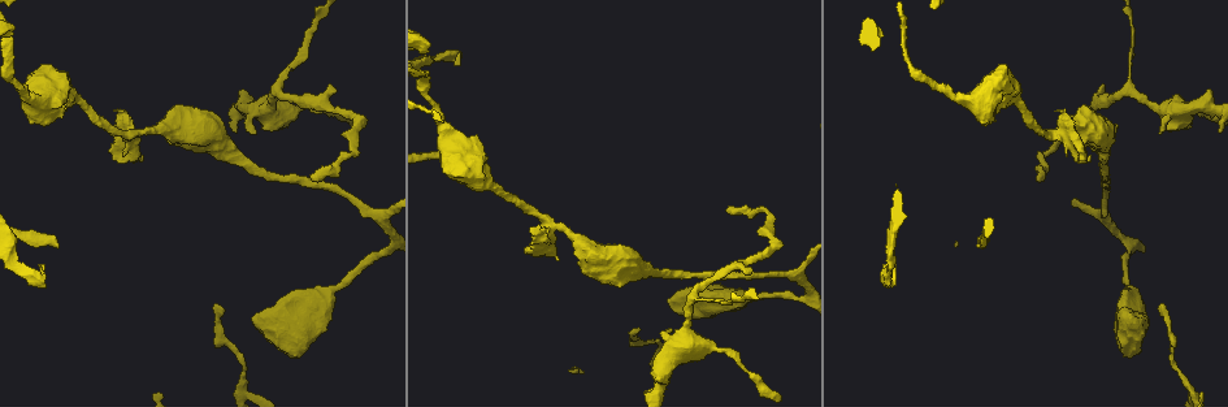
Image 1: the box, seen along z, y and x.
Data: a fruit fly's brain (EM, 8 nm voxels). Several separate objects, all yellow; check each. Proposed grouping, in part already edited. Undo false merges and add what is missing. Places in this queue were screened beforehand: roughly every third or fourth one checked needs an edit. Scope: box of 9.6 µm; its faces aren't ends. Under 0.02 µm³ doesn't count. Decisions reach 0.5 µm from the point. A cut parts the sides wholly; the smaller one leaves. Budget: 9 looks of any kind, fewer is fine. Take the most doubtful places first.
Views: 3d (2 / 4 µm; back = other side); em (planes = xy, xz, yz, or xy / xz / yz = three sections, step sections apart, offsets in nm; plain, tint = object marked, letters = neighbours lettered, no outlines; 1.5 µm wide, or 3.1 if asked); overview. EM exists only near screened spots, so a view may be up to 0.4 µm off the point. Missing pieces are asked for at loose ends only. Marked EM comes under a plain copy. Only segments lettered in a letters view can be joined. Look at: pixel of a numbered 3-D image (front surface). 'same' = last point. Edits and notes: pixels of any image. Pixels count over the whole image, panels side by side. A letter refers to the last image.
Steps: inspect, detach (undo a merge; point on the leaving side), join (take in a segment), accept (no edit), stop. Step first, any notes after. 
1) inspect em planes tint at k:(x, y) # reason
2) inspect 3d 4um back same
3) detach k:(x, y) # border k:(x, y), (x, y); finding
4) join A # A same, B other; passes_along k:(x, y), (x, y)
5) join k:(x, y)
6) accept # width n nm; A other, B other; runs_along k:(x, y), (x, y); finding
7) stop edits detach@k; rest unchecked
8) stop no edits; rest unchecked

inspect 3d 2um at 1:(59, 247) # an open end

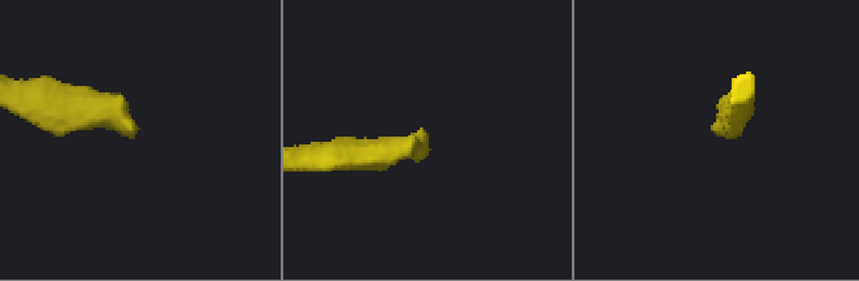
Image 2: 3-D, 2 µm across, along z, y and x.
inspect em yz step 8 tint at 2:(713, 130) # need the tissue

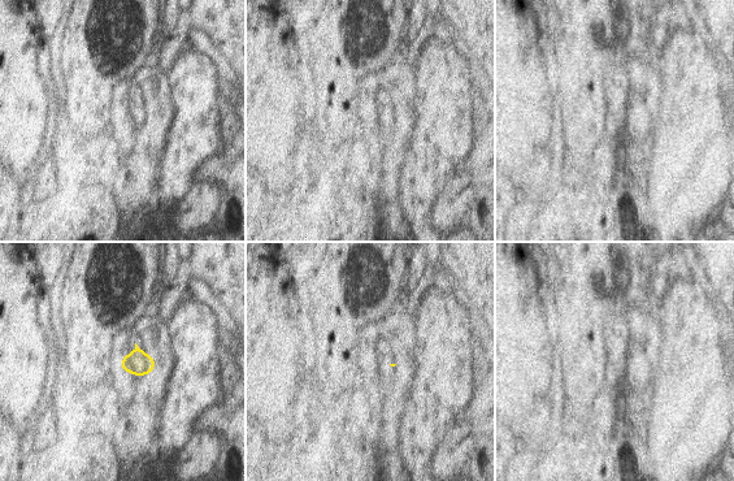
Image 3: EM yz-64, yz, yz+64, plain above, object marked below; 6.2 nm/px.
inspect em planes letters same

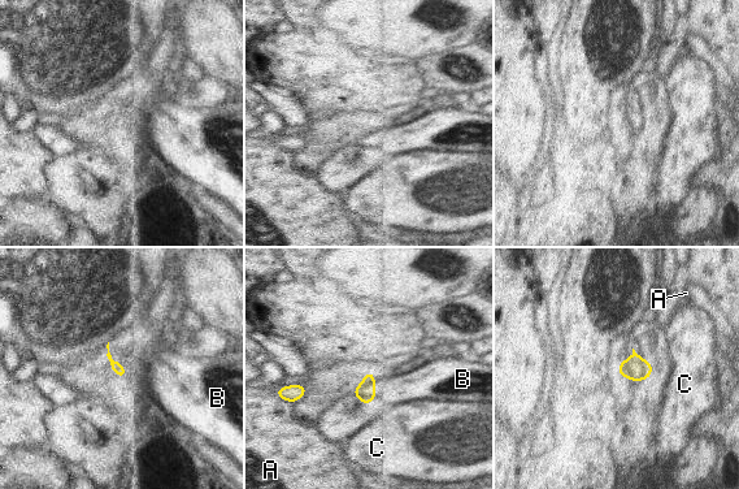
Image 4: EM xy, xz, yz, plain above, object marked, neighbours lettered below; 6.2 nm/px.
join B # A other, B same, C other; passes_along 4:(365, 392), (374, 384), (413, 384); it goes on there

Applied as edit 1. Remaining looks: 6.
inspect em xy step 8 letters at 1:(638, 327) # branch stops here

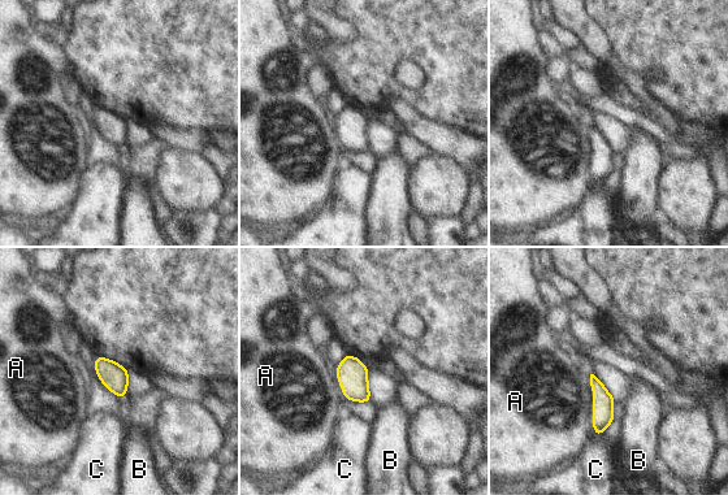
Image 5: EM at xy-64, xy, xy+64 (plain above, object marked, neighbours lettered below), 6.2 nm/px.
inspect em planes letters same

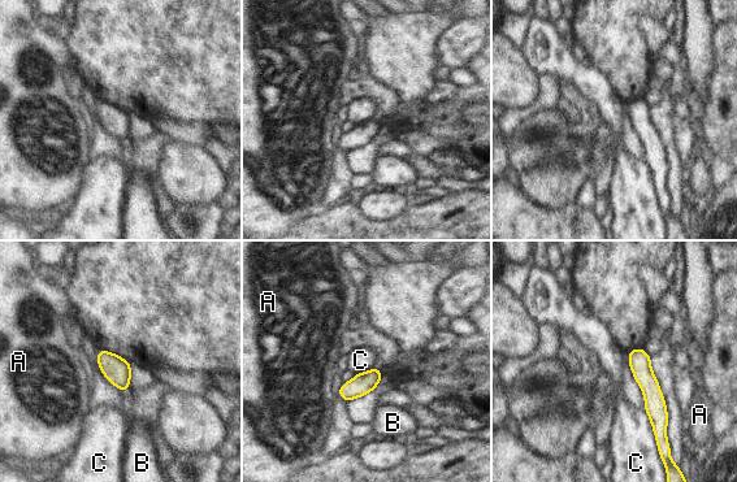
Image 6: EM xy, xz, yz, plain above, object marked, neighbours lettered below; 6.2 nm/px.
accept # A other, B other, C other; runs_along 6:(633, 352), (654, 398), (657, 426); no lettered segment goes on from it

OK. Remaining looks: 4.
inspect em yz step 8 tint at 1:(726, 350)

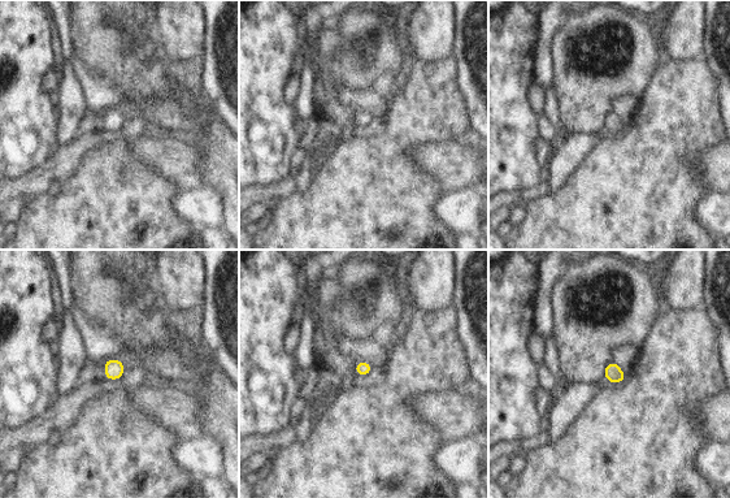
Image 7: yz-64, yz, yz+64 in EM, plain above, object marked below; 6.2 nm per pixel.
inspect em planes letters same # another direction

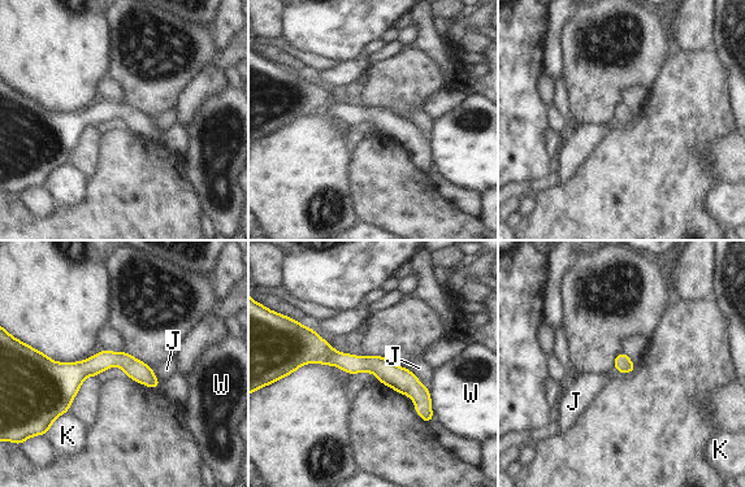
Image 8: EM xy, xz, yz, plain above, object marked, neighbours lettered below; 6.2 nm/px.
accept # J other, K other, W other; runs_along 8:(303, 359), (379, 365), (429, 416); continuous, no second neuron

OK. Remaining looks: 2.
inspect em planes letters at 1:(361, 119)

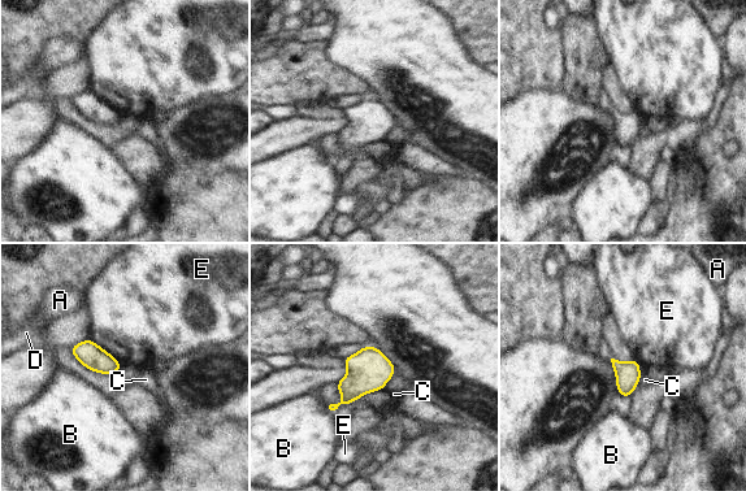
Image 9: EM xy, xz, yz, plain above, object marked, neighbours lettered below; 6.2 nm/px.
accept # width 40 nm; A other, B other, C other, D other, E other; border 9:(89, 338), (124, 364); one neuron here

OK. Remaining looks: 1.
stop edits join@4; rest unchecked

